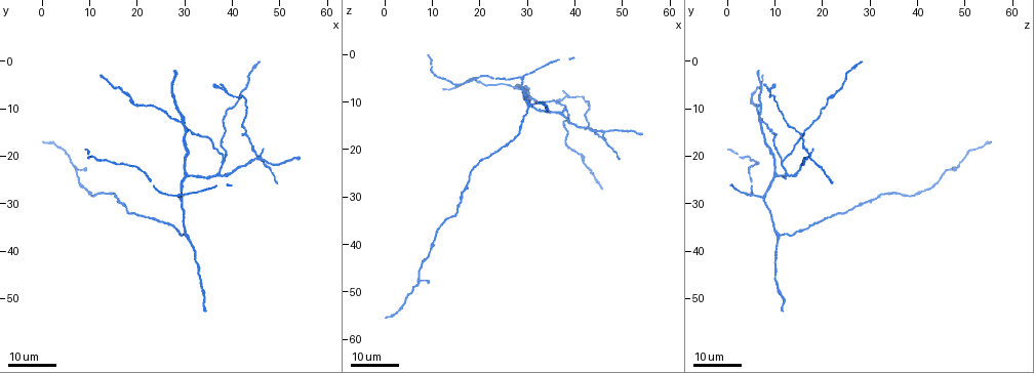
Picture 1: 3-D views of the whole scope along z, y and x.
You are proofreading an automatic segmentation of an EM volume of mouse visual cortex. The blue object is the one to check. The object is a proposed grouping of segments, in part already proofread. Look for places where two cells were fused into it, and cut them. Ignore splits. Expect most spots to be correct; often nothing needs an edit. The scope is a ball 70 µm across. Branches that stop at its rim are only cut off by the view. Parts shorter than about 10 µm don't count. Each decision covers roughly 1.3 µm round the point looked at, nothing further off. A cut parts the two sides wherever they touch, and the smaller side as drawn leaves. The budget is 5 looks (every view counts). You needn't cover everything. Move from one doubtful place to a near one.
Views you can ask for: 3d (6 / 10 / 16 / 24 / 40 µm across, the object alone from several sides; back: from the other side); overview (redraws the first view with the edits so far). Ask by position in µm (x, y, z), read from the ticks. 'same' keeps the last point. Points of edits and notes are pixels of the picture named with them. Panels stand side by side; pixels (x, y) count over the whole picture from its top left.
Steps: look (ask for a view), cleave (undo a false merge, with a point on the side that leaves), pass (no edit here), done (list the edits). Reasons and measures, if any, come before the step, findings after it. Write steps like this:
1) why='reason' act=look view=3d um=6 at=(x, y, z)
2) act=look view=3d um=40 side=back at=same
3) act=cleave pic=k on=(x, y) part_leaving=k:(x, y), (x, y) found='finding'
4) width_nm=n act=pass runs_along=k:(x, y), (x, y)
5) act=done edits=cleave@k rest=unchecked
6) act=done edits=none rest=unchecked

why='four or more arms meet' act=look view=3d um=16 at=(29.5, 13.0, 7.5)

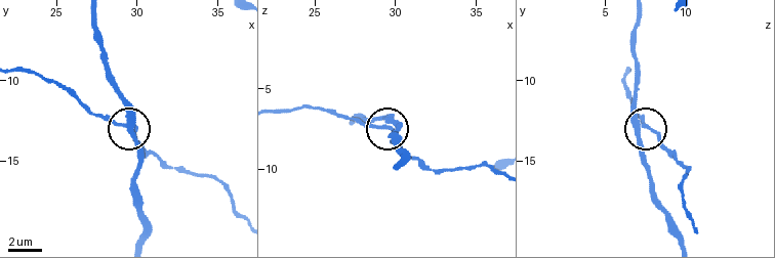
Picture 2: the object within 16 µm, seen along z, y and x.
act=look view=3d um=10 at=(29.4, 12.8, 7.2)

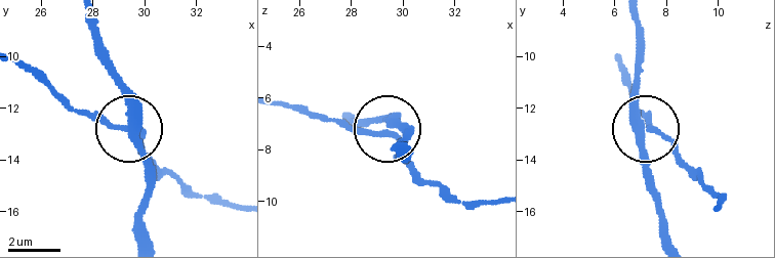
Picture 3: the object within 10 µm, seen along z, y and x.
act=pass runs_along=3:(668, 238), (638, 112), (638, 61) found='all the same cell'

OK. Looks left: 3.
why='arms part here' act=look view=3d um=24 at=(37.5, 21.0, 11.5)

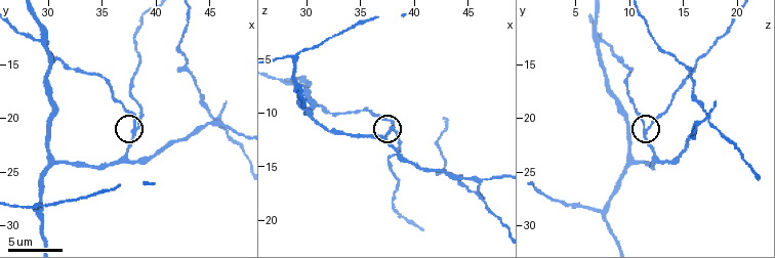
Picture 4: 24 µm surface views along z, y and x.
act=look view=3d um=10 at=(38.2, 21.0, 11.4)

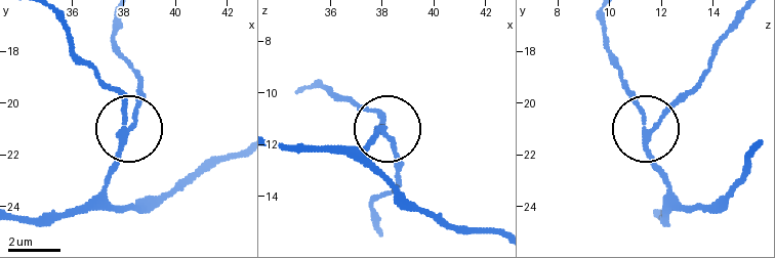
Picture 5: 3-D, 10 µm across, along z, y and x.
side_arm_um=25 arms=3 act=pass found='continuous, no second cell'

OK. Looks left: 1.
act=done edits=none rest=unchecked

